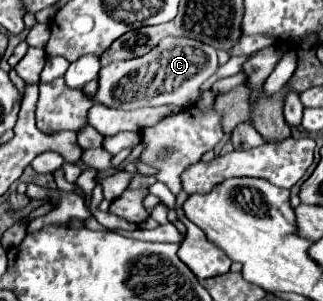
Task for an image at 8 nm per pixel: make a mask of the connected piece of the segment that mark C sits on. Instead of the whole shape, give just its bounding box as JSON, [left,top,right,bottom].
[95,36,217,110]

